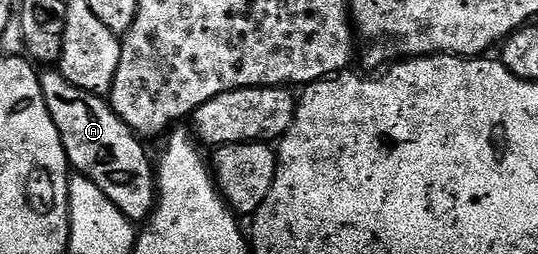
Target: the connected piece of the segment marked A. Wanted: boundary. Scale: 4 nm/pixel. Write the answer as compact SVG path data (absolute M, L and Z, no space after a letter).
M60 70L42 71L40 78L43 102L47 102L47 110L55 122L55 130L59 130L59 138L63 142L63 150L69 159L70 169L76 175L85 176L91 182L95 182L95 186L99 186L99 190L103 190L103 194L107 194L107 198L111 198L111 202L115 202L115 206L128 220L148 221L155 207L155 172L151 167L151 160L149 164L149 156L145 153L144 146L141 145L144 144L142 137L132 132L115 115L104 95L88 92L67 82L67 78Z

